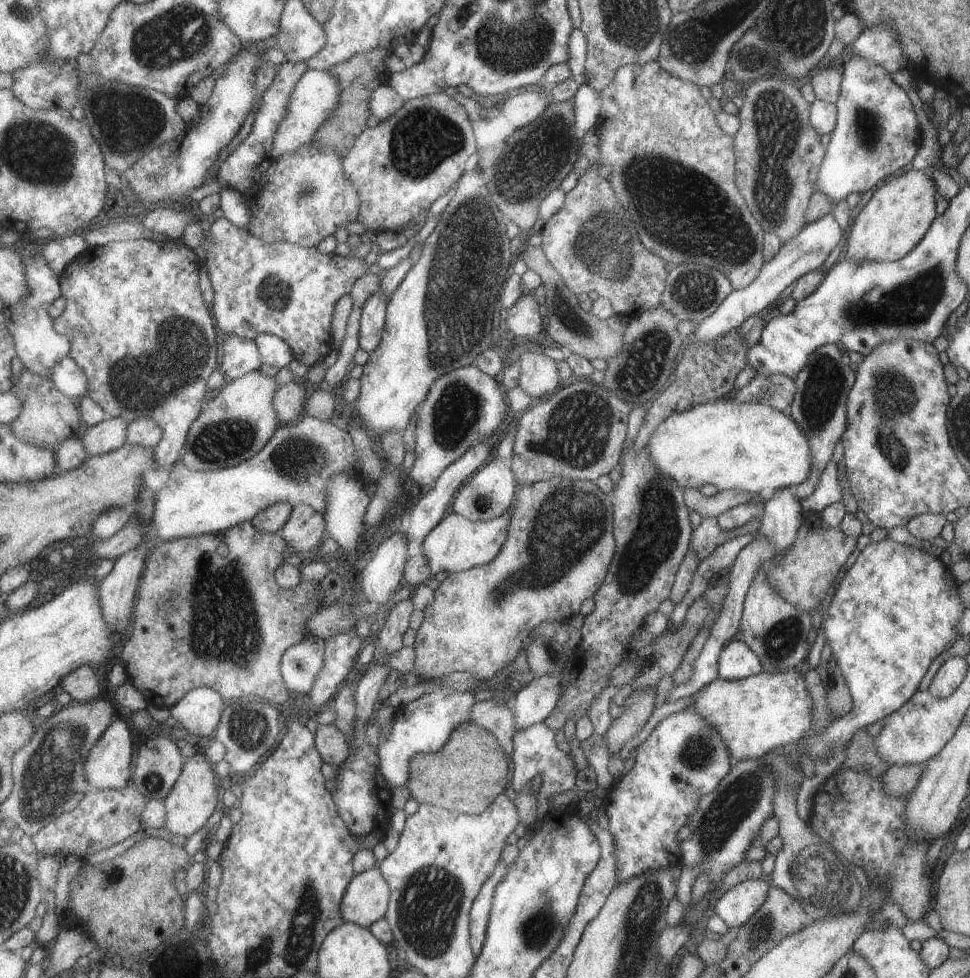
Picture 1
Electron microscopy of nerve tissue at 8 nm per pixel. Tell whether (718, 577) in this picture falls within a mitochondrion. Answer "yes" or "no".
no

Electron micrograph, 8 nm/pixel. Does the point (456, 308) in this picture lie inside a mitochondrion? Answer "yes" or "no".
yes

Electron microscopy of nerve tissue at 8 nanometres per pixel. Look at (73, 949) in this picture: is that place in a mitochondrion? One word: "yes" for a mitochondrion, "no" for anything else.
no

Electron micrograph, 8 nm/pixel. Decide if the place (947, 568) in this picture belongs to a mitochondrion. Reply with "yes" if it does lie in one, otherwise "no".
no

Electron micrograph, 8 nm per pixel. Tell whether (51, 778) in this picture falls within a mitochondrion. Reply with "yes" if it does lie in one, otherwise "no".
yes

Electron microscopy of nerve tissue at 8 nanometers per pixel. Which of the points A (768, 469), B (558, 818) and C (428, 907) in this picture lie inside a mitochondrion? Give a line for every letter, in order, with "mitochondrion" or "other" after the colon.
A: other
B: other
C: mitochondrion

